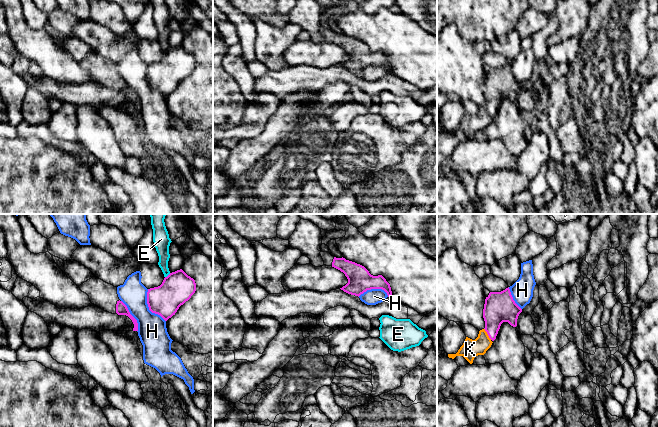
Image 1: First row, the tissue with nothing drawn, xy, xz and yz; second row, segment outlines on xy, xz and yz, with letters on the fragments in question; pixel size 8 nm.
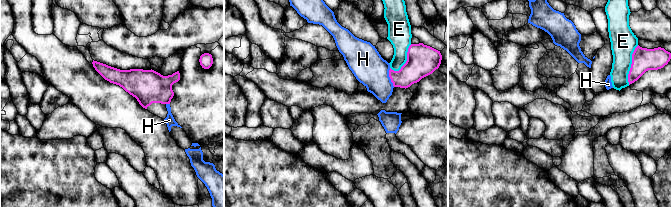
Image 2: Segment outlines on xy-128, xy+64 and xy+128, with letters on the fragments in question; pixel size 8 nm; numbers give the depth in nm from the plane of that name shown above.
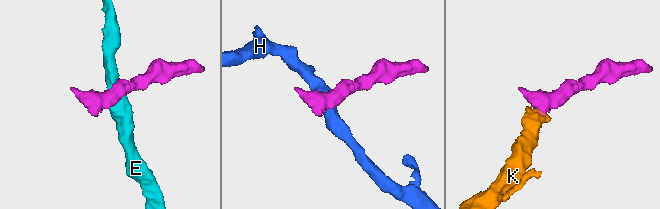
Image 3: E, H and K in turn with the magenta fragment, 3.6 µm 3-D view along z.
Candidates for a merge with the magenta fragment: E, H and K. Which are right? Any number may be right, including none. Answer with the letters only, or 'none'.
K

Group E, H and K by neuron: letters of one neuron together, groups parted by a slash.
E / H / K

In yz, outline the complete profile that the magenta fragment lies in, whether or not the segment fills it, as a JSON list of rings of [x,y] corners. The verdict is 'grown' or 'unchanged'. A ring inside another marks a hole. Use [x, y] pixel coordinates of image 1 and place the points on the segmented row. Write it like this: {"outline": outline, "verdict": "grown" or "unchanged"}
{"outline": [[[509,287],[501,292],[490,292],[485,299],[483,318],[485,328],[479,331],[478,337],[472,340],[466,337],[456,354],[448,354],[449,358],[463,356],[470,364],[478,355],[484,355],[496,339],[500,326],[508,322],[517,326],[517,319],[522,309],[515,303]]], "verdict": "grown"}

